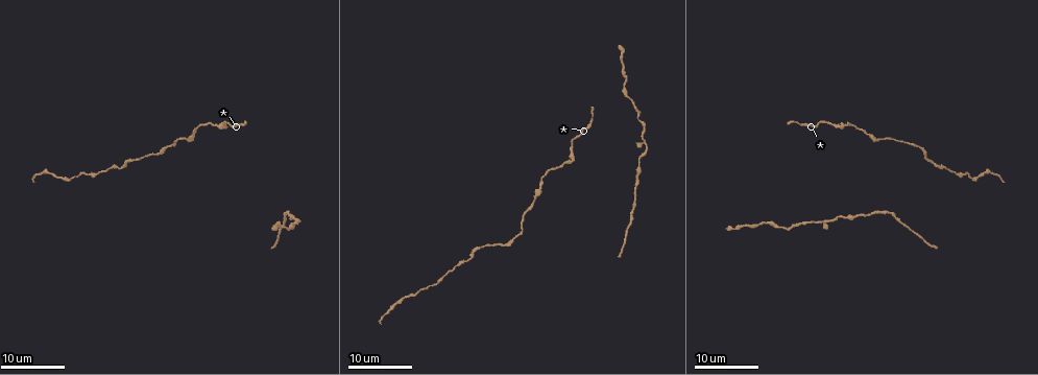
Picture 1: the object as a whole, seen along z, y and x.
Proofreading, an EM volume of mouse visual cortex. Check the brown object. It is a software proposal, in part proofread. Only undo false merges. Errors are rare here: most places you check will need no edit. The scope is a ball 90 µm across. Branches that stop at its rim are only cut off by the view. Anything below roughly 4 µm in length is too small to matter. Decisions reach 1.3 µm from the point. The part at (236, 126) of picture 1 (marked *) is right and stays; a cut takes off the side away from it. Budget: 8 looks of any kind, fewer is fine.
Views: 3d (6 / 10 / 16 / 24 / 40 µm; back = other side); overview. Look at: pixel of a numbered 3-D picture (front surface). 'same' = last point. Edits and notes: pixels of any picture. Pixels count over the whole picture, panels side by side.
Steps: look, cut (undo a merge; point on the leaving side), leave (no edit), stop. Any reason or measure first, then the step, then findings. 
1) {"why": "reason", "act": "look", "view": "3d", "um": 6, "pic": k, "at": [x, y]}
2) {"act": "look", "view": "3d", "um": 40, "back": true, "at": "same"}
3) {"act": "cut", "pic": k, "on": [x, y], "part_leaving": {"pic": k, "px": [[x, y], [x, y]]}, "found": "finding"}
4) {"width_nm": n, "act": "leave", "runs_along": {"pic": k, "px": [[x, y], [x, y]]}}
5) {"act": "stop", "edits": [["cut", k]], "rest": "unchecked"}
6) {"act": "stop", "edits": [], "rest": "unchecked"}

{"why": "sudden change in width", "act": "look", "view": "3d", "um": 16, "pic": 1, "at": [631, 218]}

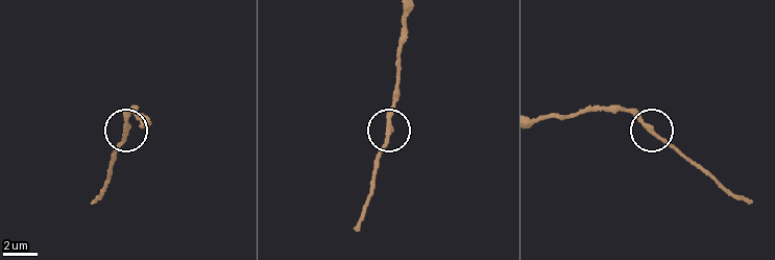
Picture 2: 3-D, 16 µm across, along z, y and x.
{"why": "closer look", "act": "look", "view": "3d", "um": 6, "pic": 2, "at": [654, 131]}

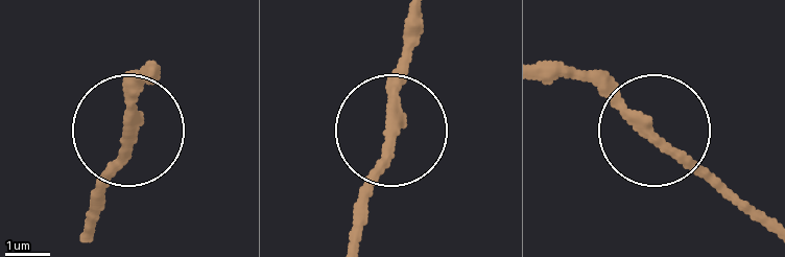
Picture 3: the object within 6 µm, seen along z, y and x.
{"act": "leave", "runs_along": {"pic": 3, "px": [[413, 23], [391, 158], [361, 210]]}, "found": "one neuron here"}

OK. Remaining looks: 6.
{"why": "thin neck", "act": "look", "view": "3d", "um": 16, "pic": 1, "at": [638, 162]}

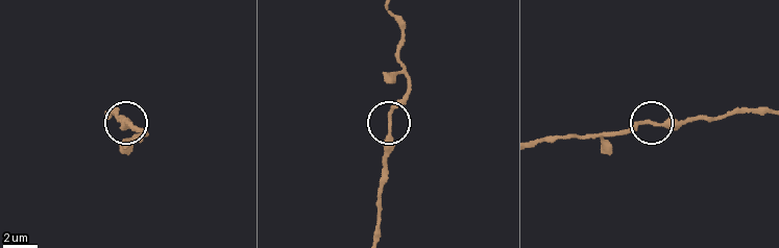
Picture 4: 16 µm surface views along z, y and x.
{"act": "look", "view": "3d", "um": 6, "pic": 4, "at": [390, 119]}

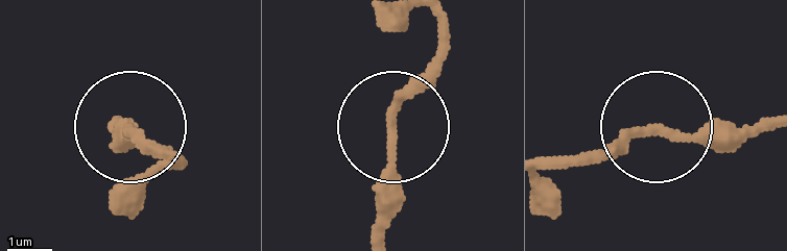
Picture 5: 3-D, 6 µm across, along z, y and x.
{"width_nm": 210, "act": "leave", "found": "one neuron here"}

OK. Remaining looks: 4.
{"why": "calibre changes", "act": "look", "view": "3d", "um": 24, "pic": 1, "at": [502, 245]}

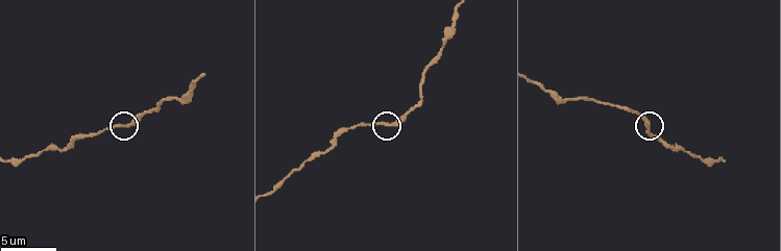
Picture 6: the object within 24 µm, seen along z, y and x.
{"why": "zoom in", "act": "look", "view": "3d", "um": 10, "pic": 6, "at": [386, 126]}

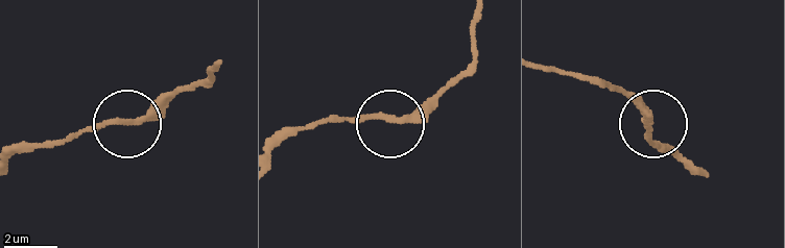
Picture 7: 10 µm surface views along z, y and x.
{"act": "look", "view": "3d", "um": 10, "back": true, "pic": 7, "at": [394, 121]}

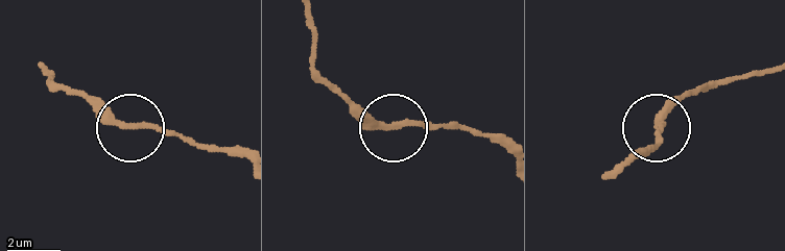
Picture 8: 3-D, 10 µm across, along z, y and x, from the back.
{"act": "leave", "found": "all the same neuron"}

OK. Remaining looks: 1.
{"why": "sudden change in width", "act": "look", "view": "3d", "um": 6, "pic": 6, "at": [28, 154]}

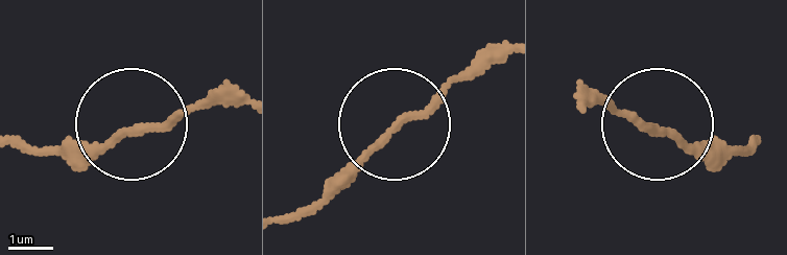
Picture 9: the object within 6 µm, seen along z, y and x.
{"act": "leave", "runs_along": {"pic": 9, "px": [[239, 105], [206, 105], [82, 149], [30, 149]]}, "found": "all the same neuron"}

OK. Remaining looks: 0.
{"act": "stop", "edits": [], "rest": "unchecked"}

